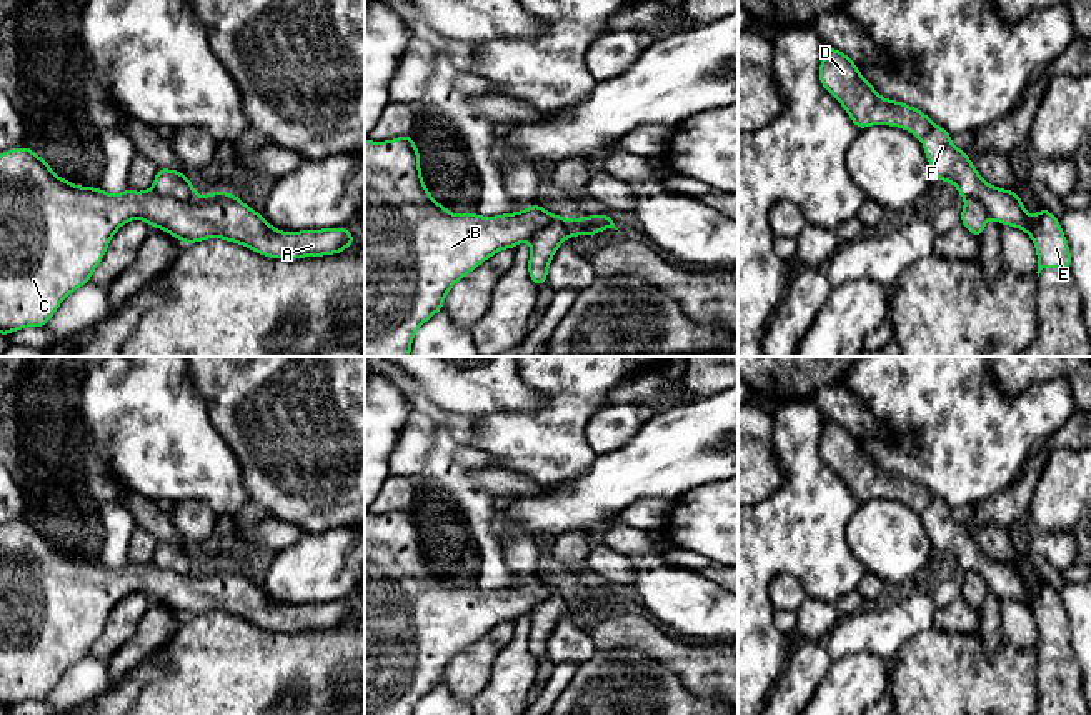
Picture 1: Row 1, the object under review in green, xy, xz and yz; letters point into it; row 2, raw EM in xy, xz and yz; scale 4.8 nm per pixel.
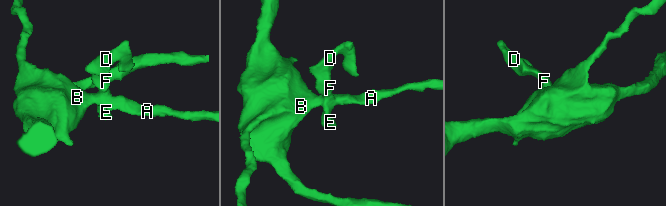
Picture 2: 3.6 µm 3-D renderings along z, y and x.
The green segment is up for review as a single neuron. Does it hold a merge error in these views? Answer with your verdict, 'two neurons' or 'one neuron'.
two neurons

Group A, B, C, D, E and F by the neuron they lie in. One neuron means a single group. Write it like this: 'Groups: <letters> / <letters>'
Groups: A B C / D E F

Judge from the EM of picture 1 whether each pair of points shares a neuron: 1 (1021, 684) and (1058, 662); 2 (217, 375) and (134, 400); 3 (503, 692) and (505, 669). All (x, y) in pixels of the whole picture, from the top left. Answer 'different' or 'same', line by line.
1: different
2: different
3: same

